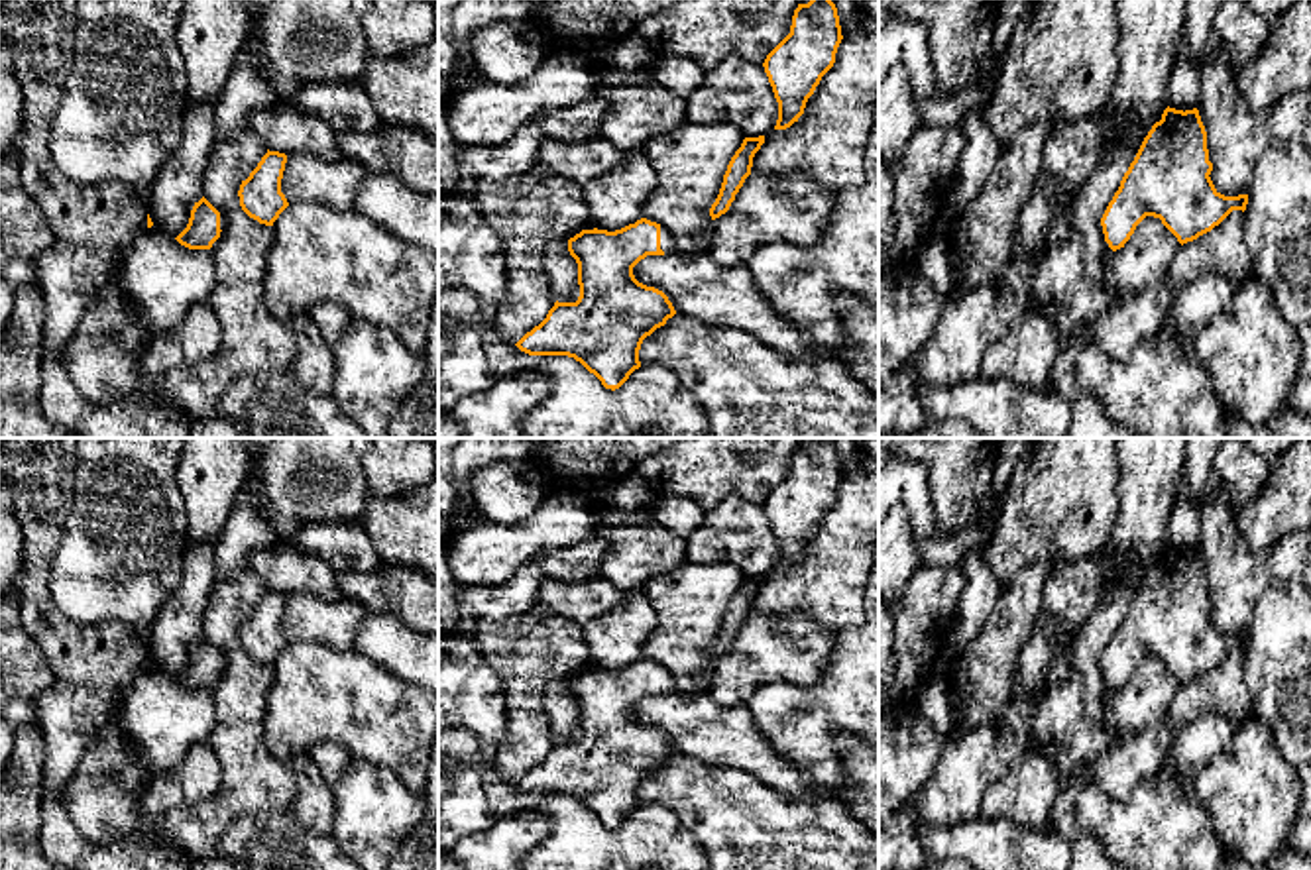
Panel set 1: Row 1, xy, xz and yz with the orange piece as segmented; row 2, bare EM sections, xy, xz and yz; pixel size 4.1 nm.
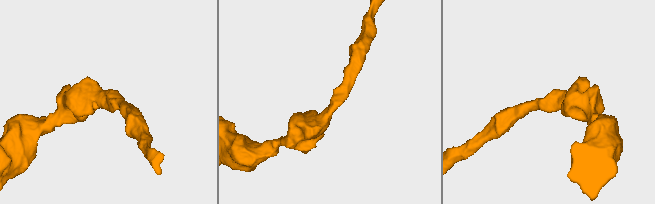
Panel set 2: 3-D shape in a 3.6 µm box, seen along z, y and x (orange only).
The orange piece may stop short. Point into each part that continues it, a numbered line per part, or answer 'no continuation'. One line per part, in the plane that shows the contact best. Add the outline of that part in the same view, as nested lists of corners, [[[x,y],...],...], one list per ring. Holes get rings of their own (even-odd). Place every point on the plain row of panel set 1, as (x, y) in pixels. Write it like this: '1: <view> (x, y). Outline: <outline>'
1: xz (667, 684). Outline: [[[660,666],[660,689],[664,693],[676,693],[674,680],[672,680],[670,672],[664,666]]]

